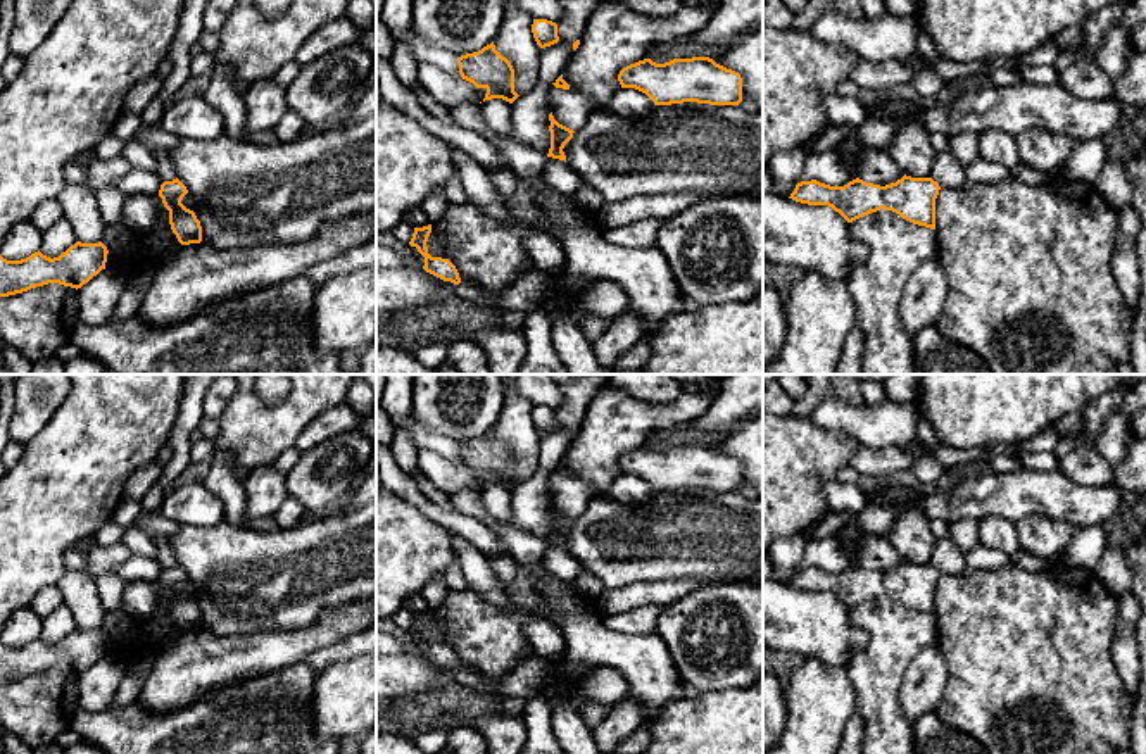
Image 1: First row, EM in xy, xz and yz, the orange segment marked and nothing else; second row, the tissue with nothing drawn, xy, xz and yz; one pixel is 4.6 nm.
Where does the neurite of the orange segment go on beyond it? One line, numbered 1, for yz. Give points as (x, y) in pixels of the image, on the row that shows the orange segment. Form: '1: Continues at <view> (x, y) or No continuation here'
1: No continuation here

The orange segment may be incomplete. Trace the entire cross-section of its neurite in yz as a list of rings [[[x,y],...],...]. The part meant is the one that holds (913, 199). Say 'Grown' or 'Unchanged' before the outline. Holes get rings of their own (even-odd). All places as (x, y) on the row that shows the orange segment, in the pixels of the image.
Unchanged. [[[903,176],[880,186],[860,178],[844,186],[830,186],[816,179],[796,185],[789,198],[808,205],[828,205],[847,223],[880,209],[892,210],[903,219],[935,229],[935,198],[939,183],[932,178]]]

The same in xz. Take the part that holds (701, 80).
Unchanged. [[[709,57],[673,59],[656,64],[651,59],[623,67],[618,74],[621,88],[645,93],[654,105],[697,102],[709,105],[739,105],[742,78]]]

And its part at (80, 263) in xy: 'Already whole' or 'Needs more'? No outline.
Already whole

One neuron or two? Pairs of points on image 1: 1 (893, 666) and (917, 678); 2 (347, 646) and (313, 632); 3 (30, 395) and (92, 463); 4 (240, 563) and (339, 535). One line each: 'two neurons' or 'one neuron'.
1: two neurons
2: two neurons
3: two neurons
4: one neuron

